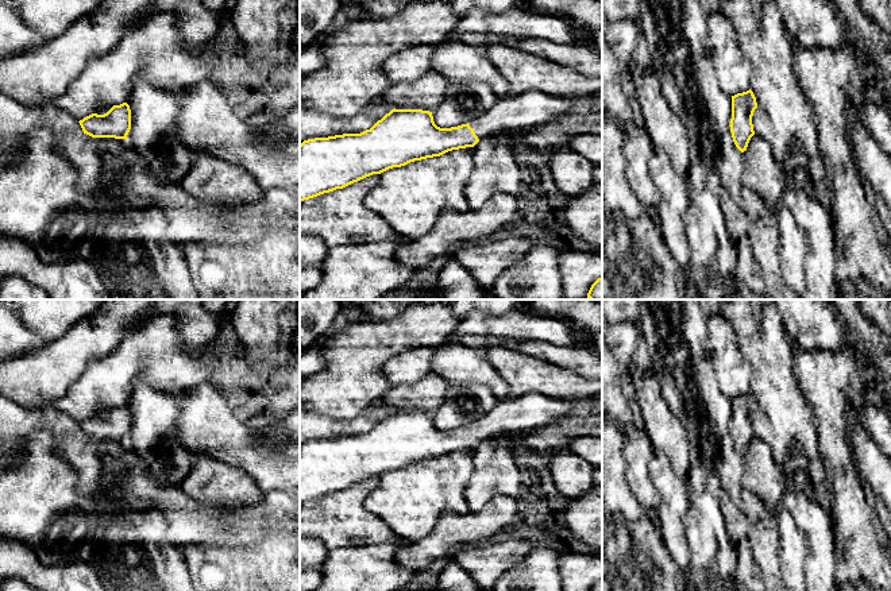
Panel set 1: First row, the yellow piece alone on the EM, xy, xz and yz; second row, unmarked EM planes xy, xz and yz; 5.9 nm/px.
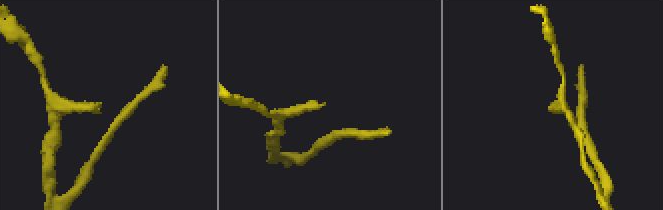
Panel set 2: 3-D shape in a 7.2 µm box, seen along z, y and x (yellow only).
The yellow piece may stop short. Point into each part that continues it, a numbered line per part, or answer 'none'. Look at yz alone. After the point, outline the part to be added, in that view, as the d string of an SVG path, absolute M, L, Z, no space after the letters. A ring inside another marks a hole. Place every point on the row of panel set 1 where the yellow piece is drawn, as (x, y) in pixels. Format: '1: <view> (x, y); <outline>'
none

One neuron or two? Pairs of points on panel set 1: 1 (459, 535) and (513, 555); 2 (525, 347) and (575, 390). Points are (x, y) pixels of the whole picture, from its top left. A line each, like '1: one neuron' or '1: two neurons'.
1: two neurons
2: two neurons

